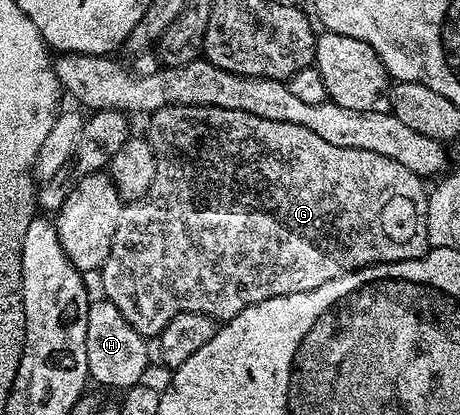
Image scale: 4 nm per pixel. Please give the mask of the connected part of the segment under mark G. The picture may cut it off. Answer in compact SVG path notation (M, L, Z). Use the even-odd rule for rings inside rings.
M164 106L152 113L149 120L148 139L156 154L156 178L152 178L152 186L148 186L148 194L144 194L144 198L131 200L123 207L120 214L120 226L116 226L116 234L112 238L112 250L100 269L100 277L102 276L101 295L110 300L112 306L116 306L116 310L120 310L120 314L124 314L128 323L144 338L157 337L164 330L164 326L168 326L168 322L172 322L172 318L176 318L176 314L195 312L196 314L210 316L213 320L225 322L236 318L236 314L240 314L240 310L248 310L248 306L259 304L268 298L316 290L316 286L324 286L324 282L332 282L332 278L340 278L349 272L357 272L359 268L369 268L372 264L395 264L401 260L419 260L432 247L428 238L428 206L426 205L428 188L422 185L425 184L423 177L417 176L412 170L408 170L408 166L400 166L400 162L389 160L380 154L372 154L372 150L348 150L344 146L332 146L332 142L324 142L324 138L312 134L312 130L304 130L304 126L296 126L292 122L272 122L268 118L256 118L256 114L244 114L244 110L224 110L216 106Z

